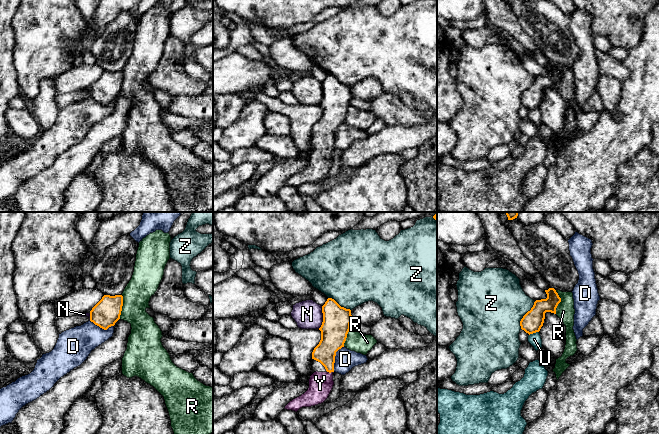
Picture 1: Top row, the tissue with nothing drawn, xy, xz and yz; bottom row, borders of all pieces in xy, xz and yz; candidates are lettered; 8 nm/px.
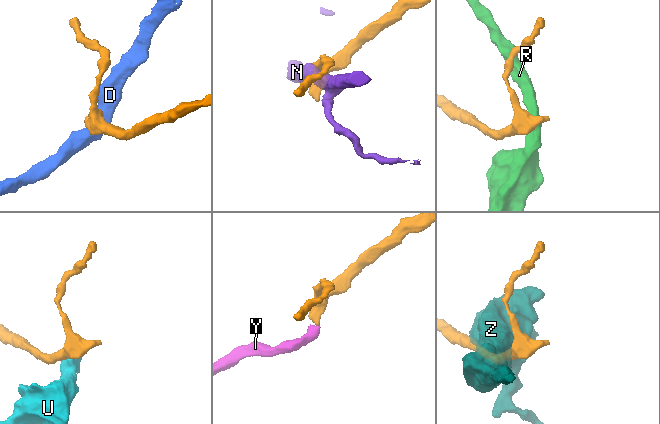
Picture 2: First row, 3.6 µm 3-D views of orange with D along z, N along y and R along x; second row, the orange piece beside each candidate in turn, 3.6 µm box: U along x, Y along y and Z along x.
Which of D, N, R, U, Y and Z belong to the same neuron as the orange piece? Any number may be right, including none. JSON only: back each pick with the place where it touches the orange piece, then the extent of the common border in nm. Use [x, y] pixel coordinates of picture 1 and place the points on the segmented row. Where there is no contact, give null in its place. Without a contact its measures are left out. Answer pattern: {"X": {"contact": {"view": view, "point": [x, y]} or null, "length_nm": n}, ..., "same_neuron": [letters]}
{"Y": {"contact": {"view": "xz", "point": [330, 372]}, "length_nm": 50}, "same_neuron": ["Y"]}

